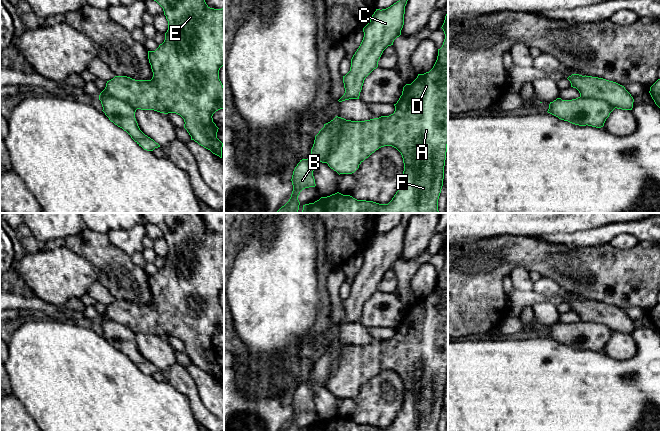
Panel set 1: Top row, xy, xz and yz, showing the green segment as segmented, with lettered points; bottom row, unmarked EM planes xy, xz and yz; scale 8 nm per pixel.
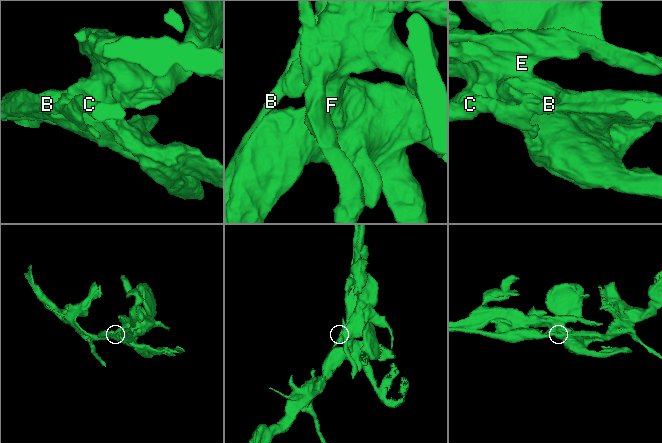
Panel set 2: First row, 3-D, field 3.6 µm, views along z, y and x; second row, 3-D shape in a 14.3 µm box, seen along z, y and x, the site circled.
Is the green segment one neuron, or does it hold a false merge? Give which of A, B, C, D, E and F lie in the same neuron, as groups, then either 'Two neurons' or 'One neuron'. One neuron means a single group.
Groups: A D E F / B C. Two neurons

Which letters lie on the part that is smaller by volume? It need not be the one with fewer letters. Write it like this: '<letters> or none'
B, C

